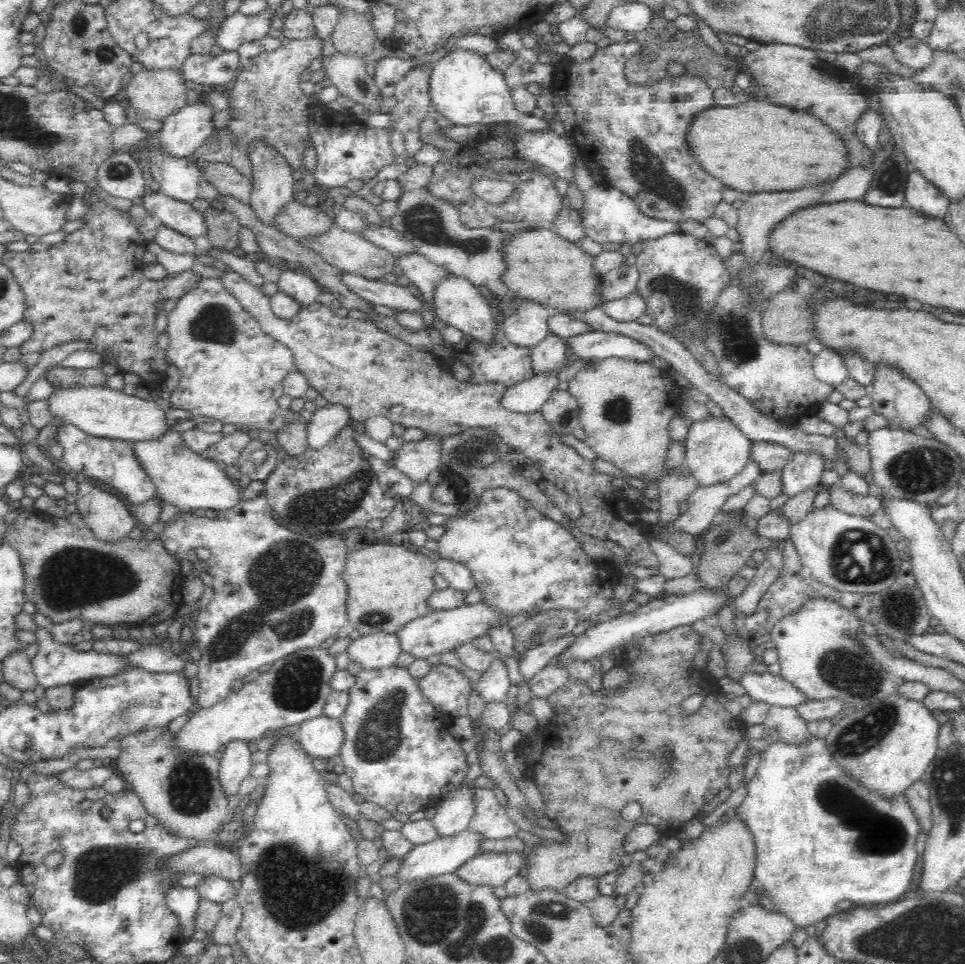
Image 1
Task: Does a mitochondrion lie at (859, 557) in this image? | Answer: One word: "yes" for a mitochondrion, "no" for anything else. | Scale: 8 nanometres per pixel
yes

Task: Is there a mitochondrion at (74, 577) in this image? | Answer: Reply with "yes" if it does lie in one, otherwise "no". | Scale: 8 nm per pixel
yes

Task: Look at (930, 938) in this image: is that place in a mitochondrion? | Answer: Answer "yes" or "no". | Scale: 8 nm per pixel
yes

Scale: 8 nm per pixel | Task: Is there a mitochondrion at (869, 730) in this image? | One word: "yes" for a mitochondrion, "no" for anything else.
yes

